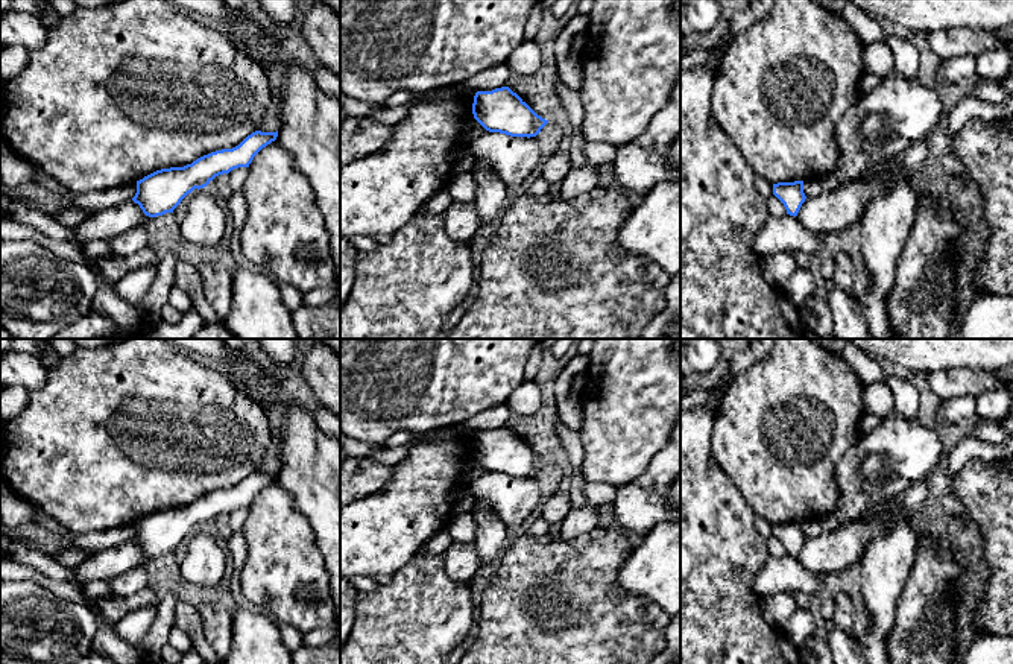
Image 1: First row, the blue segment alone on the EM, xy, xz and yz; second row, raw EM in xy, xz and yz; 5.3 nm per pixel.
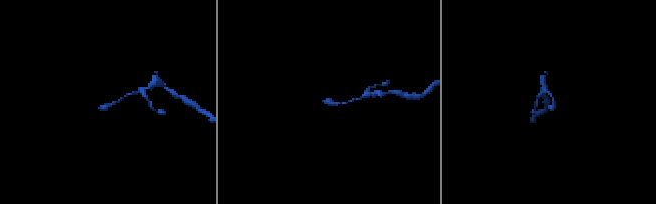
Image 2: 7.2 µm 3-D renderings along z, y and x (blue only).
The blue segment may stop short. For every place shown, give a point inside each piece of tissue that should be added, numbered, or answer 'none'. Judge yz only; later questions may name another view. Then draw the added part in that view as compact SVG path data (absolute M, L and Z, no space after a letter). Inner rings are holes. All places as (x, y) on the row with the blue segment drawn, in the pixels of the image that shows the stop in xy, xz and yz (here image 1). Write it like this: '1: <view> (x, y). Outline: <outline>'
none

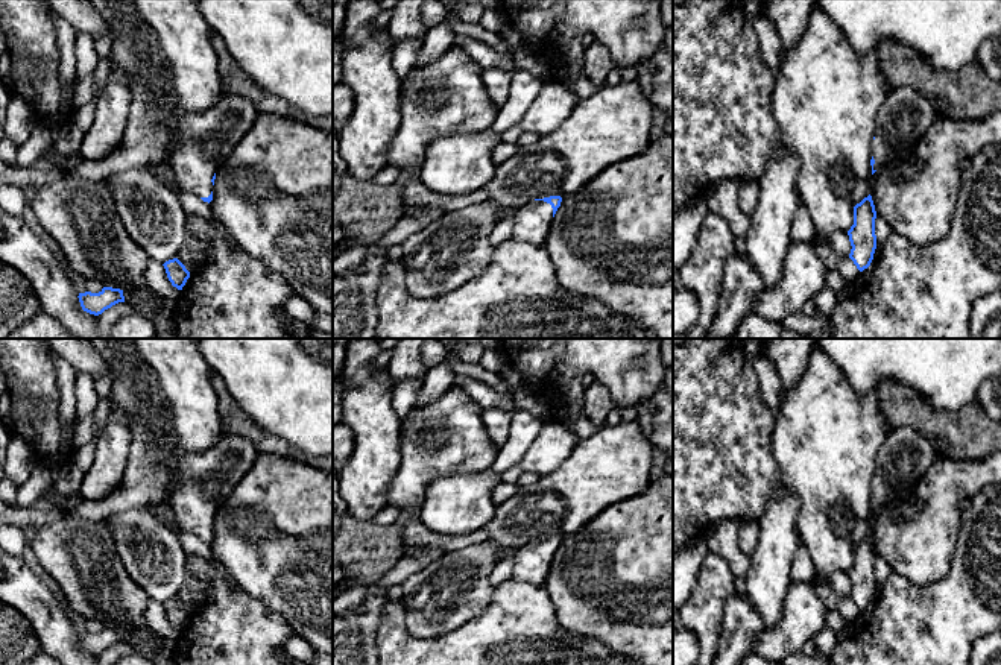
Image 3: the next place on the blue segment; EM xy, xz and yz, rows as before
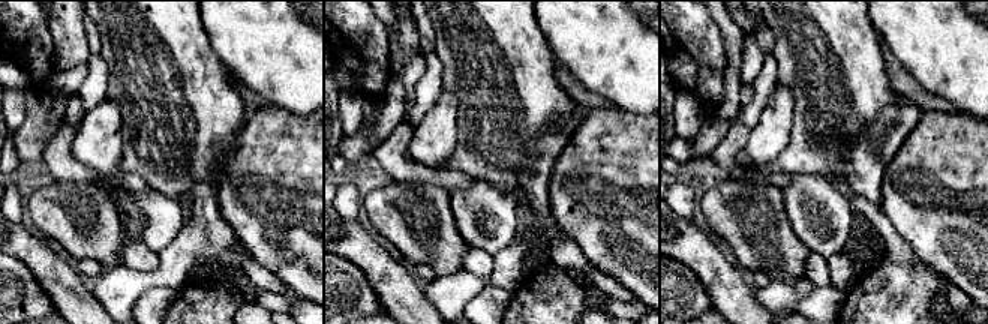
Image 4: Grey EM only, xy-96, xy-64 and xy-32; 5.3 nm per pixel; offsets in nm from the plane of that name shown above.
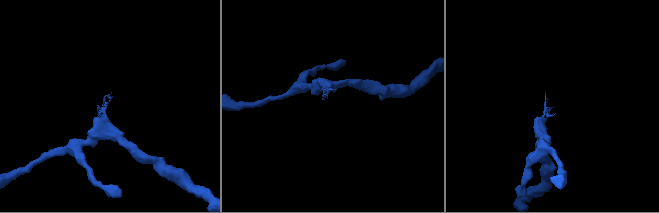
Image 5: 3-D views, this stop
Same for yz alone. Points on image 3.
1: yz (906, 116). Outline: M911 87L890 88L876 117L873 170L908 153L939 118L928 99Z

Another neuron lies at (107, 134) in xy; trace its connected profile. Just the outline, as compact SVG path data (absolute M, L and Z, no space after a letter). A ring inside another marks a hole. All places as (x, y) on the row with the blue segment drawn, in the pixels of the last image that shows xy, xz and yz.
M112 67L97 97L94 121L84 135L79 158L94 161L117 150L125 138L129 108L131 91L126 76Z

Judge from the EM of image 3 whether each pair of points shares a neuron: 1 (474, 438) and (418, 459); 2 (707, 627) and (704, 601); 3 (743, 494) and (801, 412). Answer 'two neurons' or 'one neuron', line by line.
1: one neuron
2: one neuron
3: two neurons

